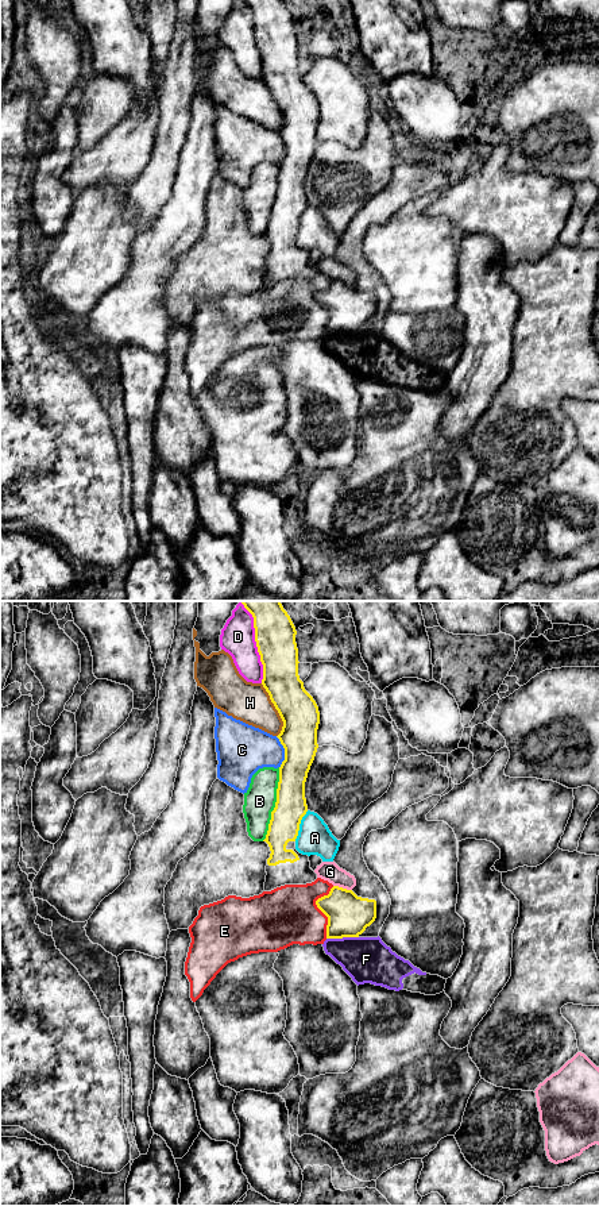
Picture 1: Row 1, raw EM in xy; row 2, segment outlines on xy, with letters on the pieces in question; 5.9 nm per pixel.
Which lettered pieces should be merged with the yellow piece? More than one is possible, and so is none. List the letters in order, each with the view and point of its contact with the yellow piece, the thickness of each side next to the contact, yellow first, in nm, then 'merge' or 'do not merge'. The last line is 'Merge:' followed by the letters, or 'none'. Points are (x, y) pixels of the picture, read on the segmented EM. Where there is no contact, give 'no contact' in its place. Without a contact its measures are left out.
A: contact xy (298, 825); calibres 190 and 200 nm; do not merge
B: contact xy (275, 804); calibres 190 and 190 nm; do not merge
C: contact xy (285, 752); calibres 220 and 300 nm; do not merge
D: contact xy (257, 643); calibres 240 and 200 nm; do not merge
E: contact xy (320, 909); calibres 260 and 340 nm; do not merge
F: contact xy (341, 937); calibres 260 and 280 nm; do not merge
G: contact xy (341, 887); calibres 260 and 120 nm; do not merge
H: contact xy (277, 709); calibres 220 and 240 nm; do not merge
Merge: none

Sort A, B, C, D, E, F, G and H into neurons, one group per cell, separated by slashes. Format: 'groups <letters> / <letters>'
groups A / B / C / D / E / F / G / H

